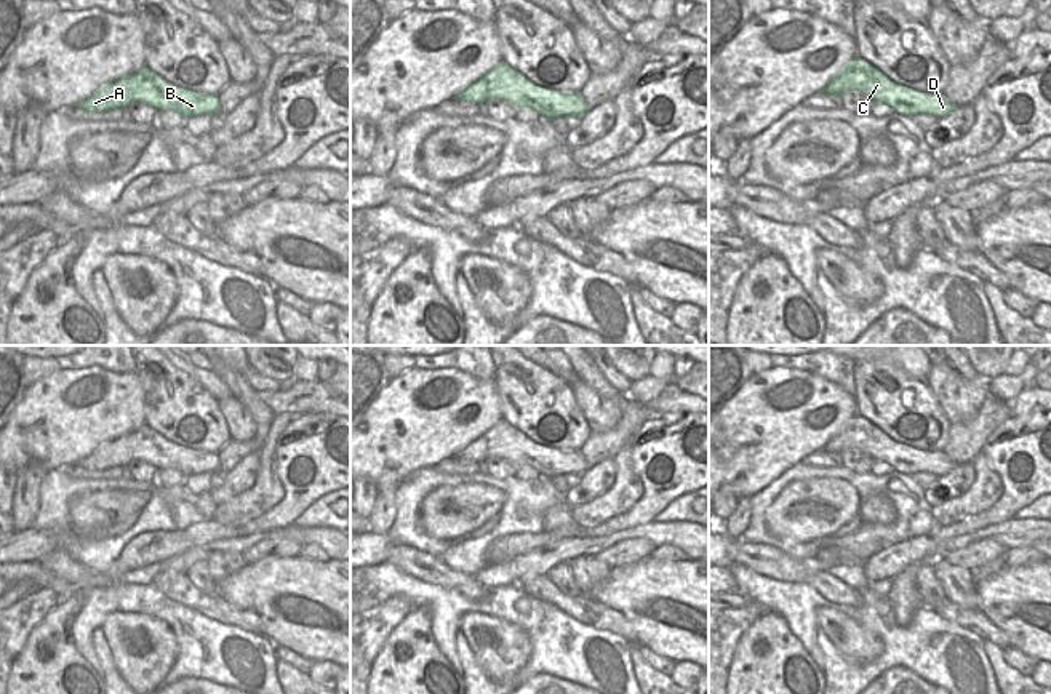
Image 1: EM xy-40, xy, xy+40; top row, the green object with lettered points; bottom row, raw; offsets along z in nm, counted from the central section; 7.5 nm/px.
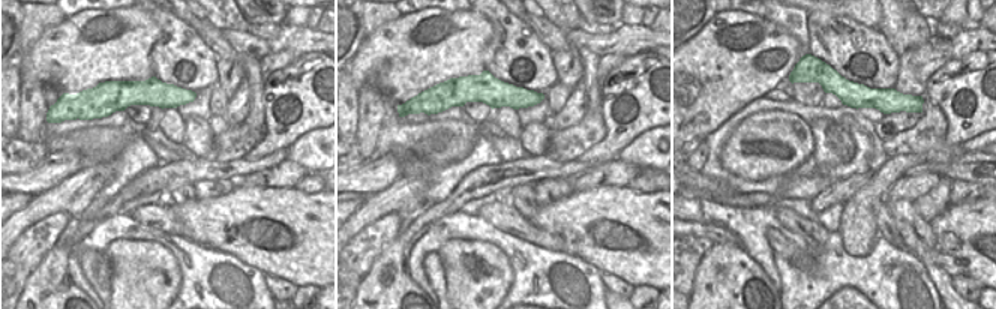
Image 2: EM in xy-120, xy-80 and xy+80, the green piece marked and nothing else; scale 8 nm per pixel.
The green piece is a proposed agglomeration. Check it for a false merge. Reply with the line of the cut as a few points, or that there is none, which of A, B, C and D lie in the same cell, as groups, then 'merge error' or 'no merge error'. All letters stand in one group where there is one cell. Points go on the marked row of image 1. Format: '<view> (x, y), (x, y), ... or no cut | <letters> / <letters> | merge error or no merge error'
no cut | A B C D | no merge error

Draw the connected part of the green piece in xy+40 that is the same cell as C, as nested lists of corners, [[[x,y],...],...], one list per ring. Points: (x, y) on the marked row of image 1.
[[[854,58],[824,90],[840,98],[845,91],[861,91],[873,102],[885,104],[904,117],[929,114],[942,118],[957,107],[942,93],[920,93],[891,82],[883,72],[861,58]]]

